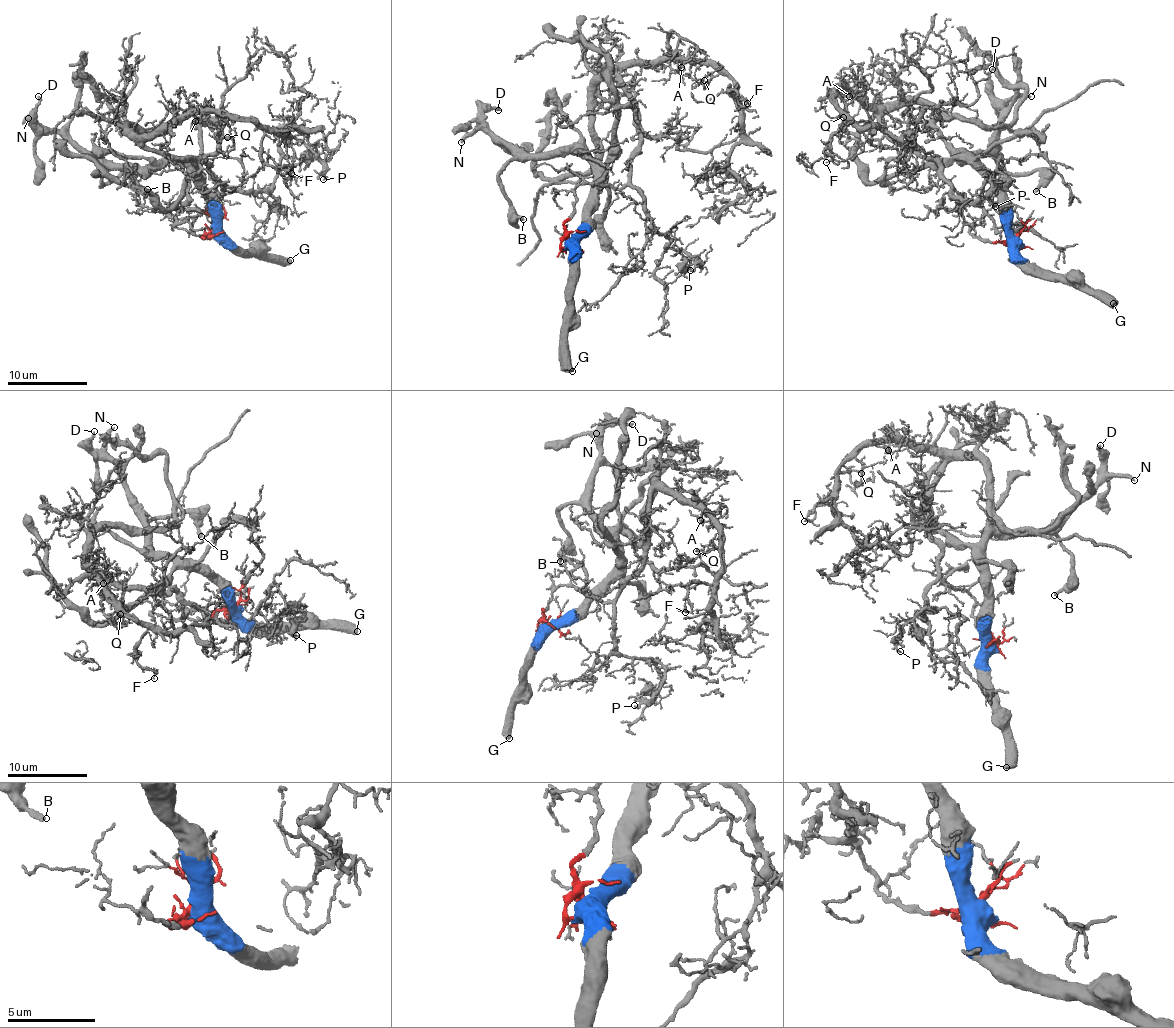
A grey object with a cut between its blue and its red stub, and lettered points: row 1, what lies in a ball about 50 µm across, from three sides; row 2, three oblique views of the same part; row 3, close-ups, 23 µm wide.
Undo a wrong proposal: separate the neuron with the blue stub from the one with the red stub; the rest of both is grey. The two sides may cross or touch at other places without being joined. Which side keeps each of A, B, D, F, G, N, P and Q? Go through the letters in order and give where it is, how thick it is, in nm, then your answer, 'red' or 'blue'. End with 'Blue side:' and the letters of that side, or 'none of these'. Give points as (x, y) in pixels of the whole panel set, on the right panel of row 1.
A: at (849, 96); 180 nm thick; red
B: at (1036, 191); 300 nm thick; blue
D: at (992, 69); 200 nm thick; blue
F: at (826, 162); 100 nm thick; red
G: at (1113, 303); 550 nm thick; blue
N: at (1031, 96); 280 nm thick; blue
P: at (995, 206); 90 nm thick; red
Q: at (843, 117); 100 nm thick; red
Blue side: B, D, G, N

